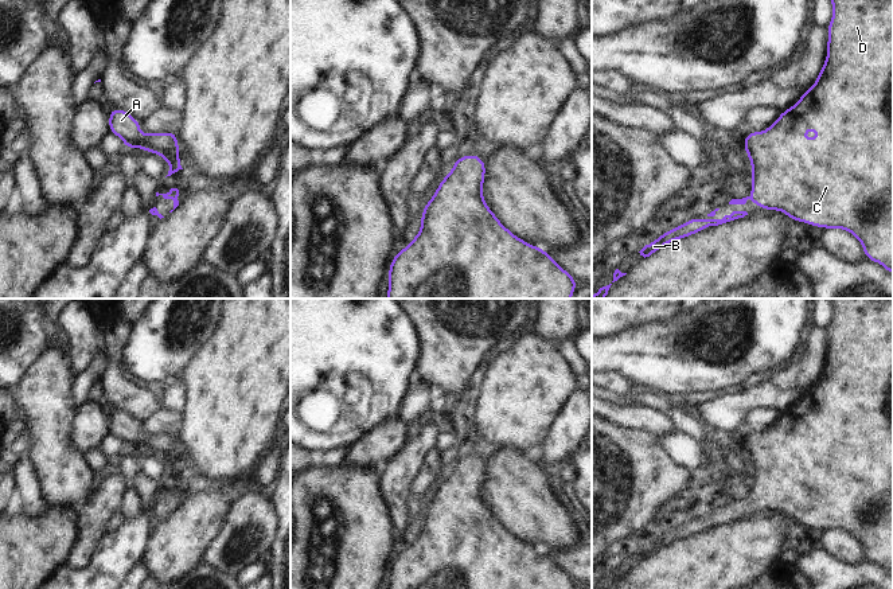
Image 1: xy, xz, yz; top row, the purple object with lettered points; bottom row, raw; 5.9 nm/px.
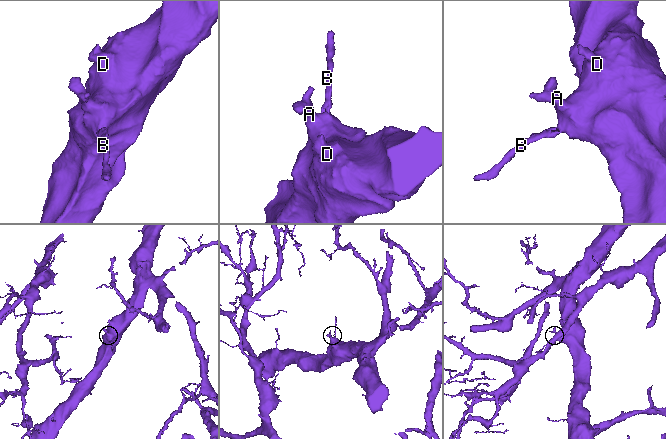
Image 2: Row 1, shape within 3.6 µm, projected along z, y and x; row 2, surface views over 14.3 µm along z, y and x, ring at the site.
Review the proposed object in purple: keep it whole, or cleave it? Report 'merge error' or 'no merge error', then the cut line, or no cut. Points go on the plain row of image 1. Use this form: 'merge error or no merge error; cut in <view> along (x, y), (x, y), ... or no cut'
no merge error; no cut

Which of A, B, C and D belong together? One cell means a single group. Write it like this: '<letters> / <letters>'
A B C D

